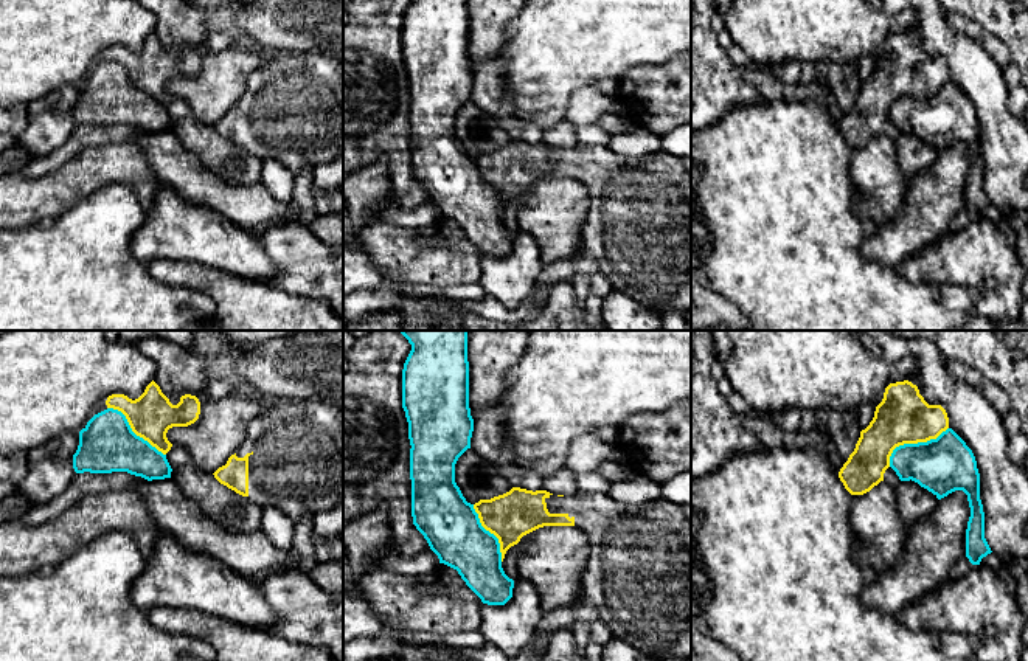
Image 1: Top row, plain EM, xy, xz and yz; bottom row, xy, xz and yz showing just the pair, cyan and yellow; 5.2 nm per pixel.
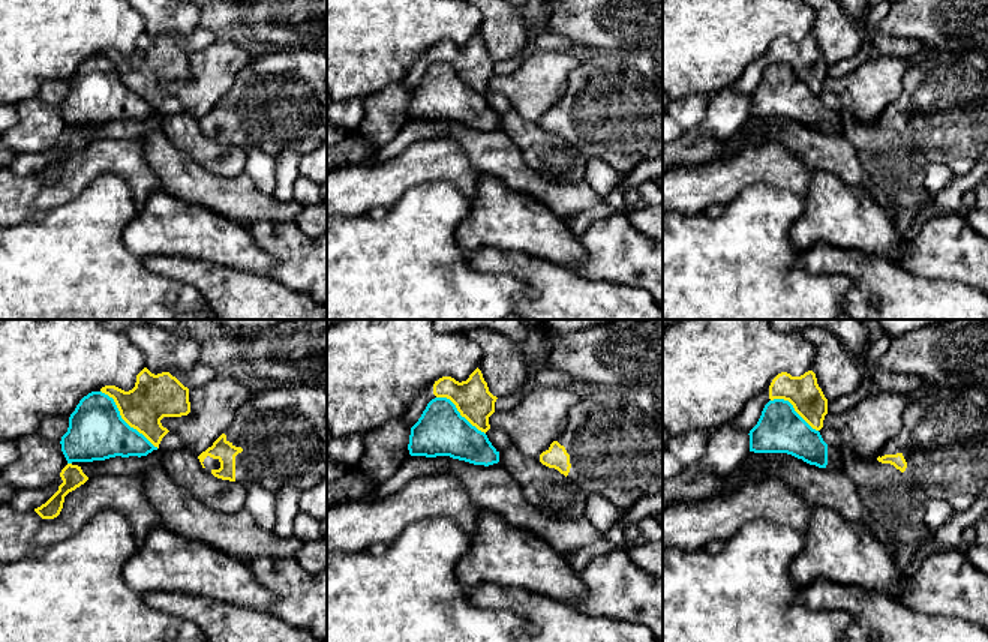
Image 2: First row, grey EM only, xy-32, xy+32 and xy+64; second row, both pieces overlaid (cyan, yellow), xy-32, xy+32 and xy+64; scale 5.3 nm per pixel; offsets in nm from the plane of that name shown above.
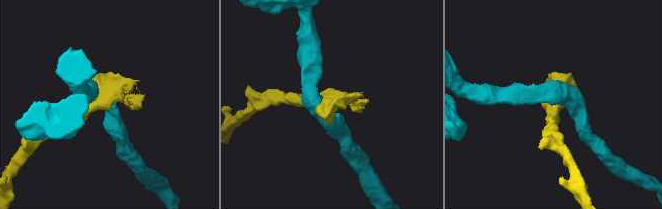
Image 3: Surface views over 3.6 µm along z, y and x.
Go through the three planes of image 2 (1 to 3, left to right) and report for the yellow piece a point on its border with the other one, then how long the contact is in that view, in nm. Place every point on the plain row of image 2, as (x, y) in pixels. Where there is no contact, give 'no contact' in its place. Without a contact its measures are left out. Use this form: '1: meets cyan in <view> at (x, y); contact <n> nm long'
1: meets cyan in xy-32 at (123, 84); contact 440 nm long
2: meets cyan in xy+32 at (459, 77); contact 340 nm long
3: meets cyan in xy+64 at (793, 72); contact 300 nm long

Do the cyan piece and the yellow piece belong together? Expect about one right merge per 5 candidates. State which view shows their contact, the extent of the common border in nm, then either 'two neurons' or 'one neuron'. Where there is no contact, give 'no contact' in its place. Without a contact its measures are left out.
contact in yz; length 380 nm; two neurons

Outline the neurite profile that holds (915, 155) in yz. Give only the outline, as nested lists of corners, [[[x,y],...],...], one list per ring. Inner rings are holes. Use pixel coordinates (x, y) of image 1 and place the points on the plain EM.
[[[899,133],[894,140],[902,172],[913,178],[936,161],[938,151],[915,133]]]

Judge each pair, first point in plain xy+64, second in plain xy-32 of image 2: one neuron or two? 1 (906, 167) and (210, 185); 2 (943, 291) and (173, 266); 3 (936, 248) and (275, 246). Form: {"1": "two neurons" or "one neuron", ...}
{"1": "two neurons", "2": "one neuron", "3": "one neuron"}

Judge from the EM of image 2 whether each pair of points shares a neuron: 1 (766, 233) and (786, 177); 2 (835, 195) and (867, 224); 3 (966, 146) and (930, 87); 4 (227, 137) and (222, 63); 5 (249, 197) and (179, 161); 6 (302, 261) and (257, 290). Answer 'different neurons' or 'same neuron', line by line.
1: different neurons
2: same neuron
3: same neuron
4: different neurons
5: same neuron
6: different neurons

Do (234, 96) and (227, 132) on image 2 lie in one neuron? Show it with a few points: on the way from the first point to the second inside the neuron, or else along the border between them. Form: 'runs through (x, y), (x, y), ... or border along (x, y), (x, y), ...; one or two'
runs through (234, 105), (234, 119), (230, 123); one

